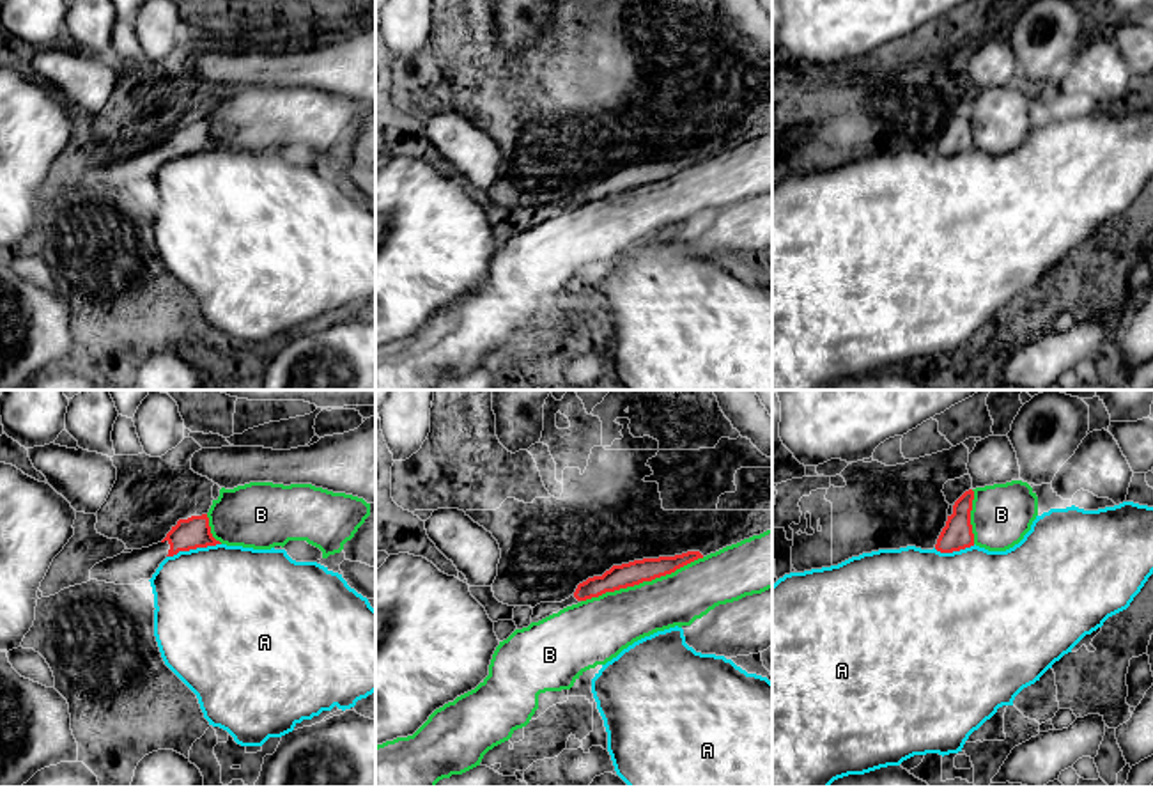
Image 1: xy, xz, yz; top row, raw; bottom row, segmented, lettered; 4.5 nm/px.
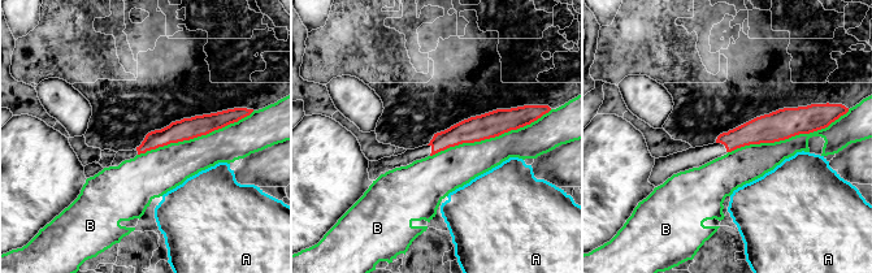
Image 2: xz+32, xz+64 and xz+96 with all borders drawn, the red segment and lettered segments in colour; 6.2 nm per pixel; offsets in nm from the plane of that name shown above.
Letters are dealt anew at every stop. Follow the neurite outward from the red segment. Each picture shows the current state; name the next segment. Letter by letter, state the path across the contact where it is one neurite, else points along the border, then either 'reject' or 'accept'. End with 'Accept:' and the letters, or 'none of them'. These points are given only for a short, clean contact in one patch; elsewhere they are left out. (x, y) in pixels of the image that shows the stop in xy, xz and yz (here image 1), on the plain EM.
A: reject
B: reject
Accept: none of them

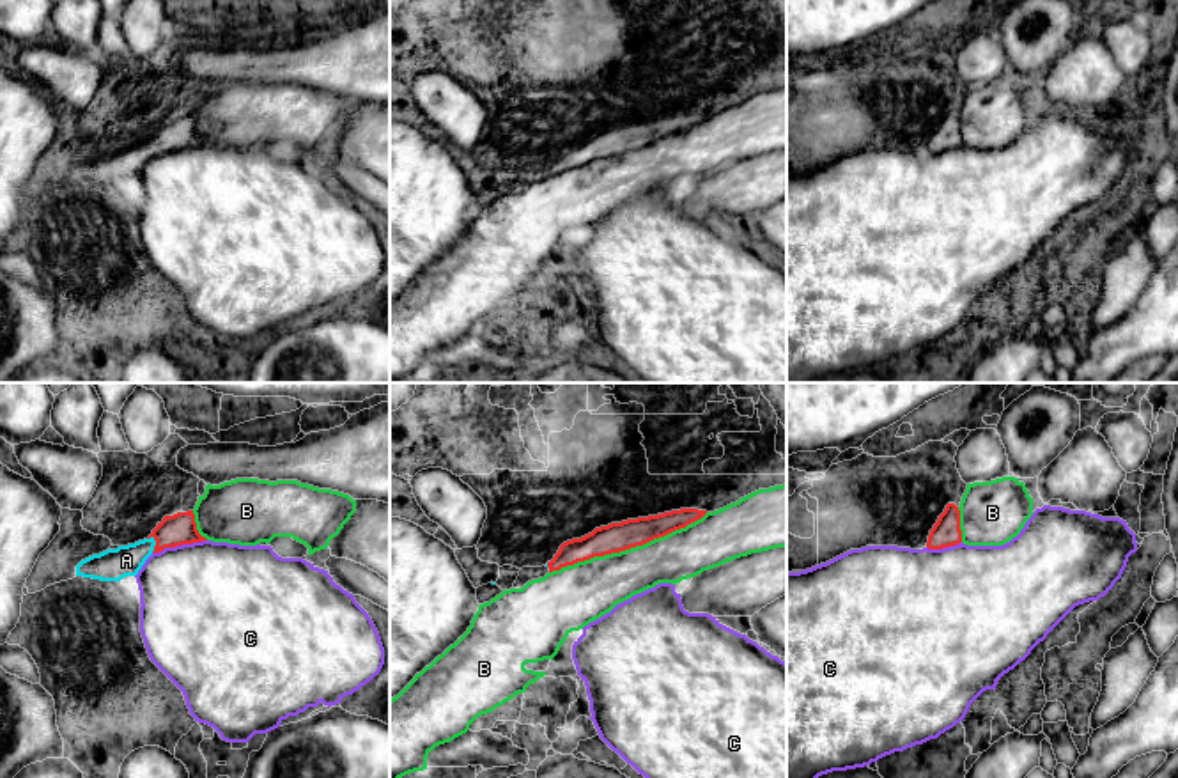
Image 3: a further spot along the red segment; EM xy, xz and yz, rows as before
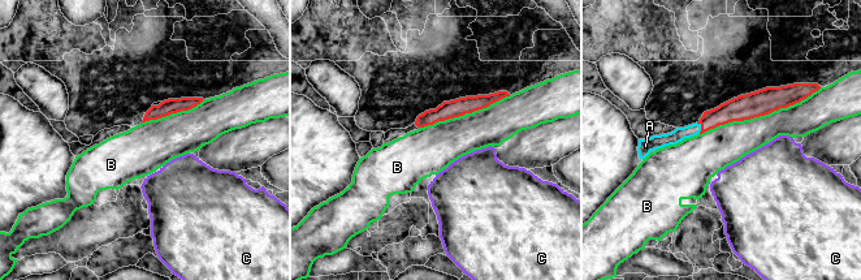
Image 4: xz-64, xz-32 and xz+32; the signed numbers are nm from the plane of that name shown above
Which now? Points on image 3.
A: way xy (174, 133), (156, 147), (126, 163); accept
B: reject
C: reject
Accept: A

